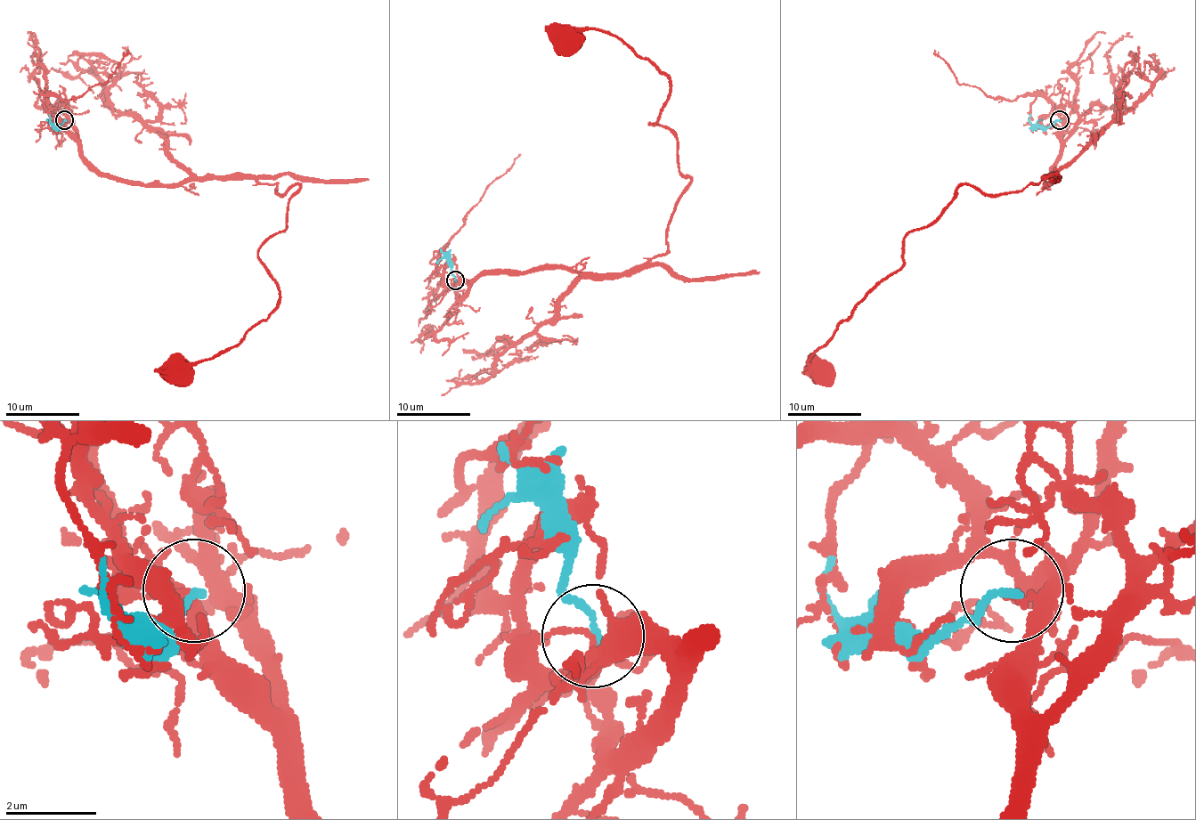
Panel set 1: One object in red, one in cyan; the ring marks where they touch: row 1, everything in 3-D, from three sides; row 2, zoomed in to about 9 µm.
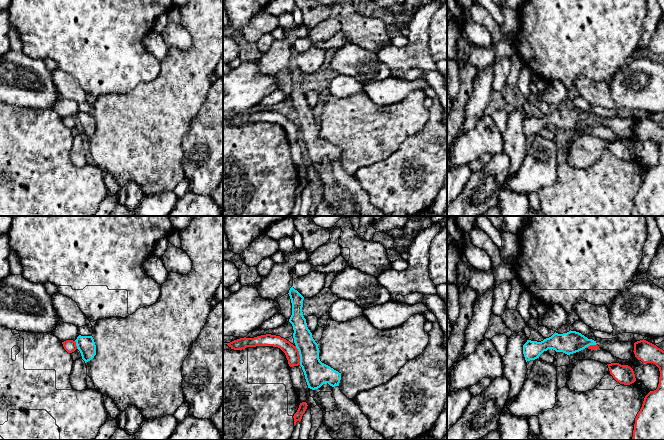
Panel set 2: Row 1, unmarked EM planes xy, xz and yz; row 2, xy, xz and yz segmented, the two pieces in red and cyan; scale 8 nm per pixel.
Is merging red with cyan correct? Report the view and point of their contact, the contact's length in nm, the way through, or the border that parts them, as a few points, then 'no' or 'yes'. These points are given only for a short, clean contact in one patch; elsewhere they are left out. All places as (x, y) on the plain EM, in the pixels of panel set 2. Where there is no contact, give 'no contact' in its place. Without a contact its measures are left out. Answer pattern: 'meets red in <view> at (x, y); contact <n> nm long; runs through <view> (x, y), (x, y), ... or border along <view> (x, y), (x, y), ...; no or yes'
meets red in xz at (299, 131); contact 160 nm long; no

